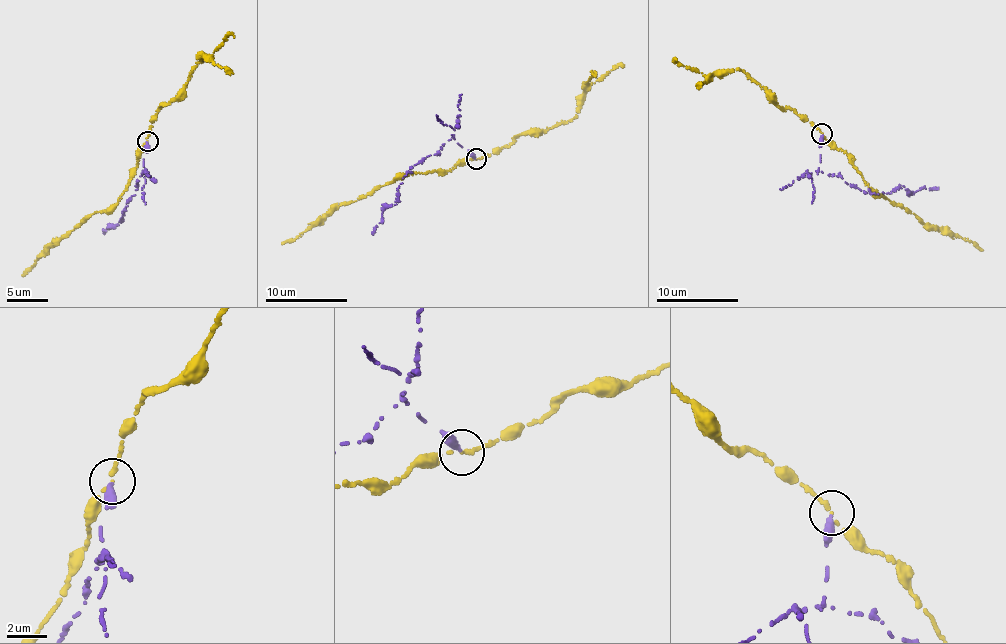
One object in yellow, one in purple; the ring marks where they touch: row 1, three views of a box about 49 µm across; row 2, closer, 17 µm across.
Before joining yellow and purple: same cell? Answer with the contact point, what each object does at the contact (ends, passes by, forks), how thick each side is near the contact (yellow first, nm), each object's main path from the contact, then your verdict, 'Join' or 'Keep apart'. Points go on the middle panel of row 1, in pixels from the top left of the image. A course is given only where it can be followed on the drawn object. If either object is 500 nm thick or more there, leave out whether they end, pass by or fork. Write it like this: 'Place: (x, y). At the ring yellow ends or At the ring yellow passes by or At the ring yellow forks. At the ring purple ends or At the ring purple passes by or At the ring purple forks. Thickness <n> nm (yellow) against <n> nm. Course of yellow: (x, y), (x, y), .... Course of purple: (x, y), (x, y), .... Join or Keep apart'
Place: (476, 159). At the ring yellow passes by. At the ring purple ends. Thickness 160 nm (yellow) against 320 nm. Course of yellow: (476, 159), (468, 159), (445, 171), (408, 175), (375, 188), (356, 201), (323, 214), (307, 230), (282, 244). Course of purple: (475, 159), (453, 138), (437, 153), (420, 162), (403, 178), (394, 204), (383, 209), (373, 234). Keep apart

